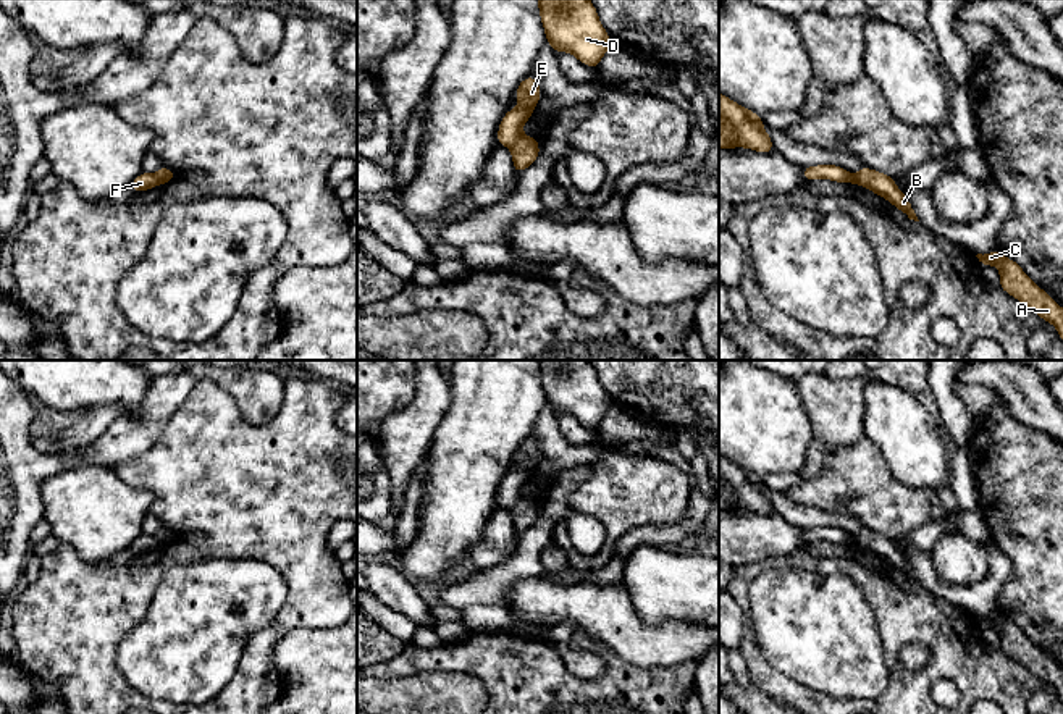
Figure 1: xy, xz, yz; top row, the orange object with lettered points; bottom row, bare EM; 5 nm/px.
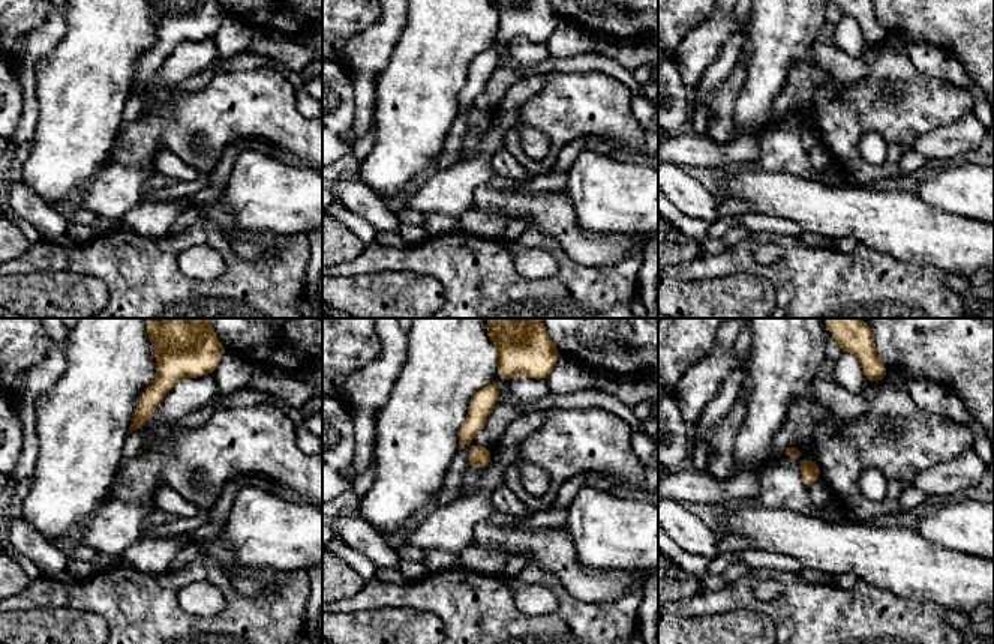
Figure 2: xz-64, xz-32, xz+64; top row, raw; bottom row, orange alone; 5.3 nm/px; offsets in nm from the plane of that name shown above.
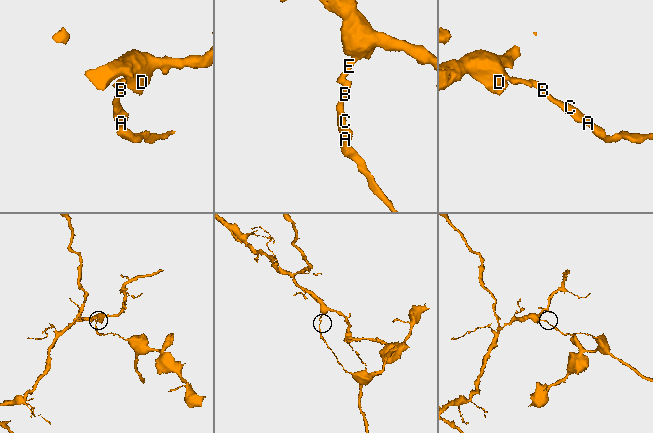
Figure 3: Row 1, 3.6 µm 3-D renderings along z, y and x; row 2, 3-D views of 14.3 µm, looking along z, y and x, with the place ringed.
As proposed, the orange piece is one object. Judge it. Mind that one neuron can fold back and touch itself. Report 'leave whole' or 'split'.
split

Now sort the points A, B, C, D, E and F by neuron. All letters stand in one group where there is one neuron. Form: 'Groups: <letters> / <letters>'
Groups: A B C / D E F

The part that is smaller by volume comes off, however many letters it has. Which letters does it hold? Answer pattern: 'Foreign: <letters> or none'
Foreign: A, B, C

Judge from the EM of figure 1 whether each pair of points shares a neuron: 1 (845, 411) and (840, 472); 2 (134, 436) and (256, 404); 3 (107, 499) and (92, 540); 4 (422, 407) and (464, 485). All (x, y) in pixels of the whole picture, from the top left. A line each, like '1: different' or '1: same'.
1: different
2: different
3: same
4: different

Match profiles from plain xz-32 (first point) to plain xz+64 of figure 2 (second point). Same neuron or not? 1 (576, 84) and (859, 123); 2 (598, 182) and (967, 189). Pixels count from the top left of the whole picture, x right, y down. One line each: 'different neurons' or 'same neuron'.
1: same neuron
2: same neuron

